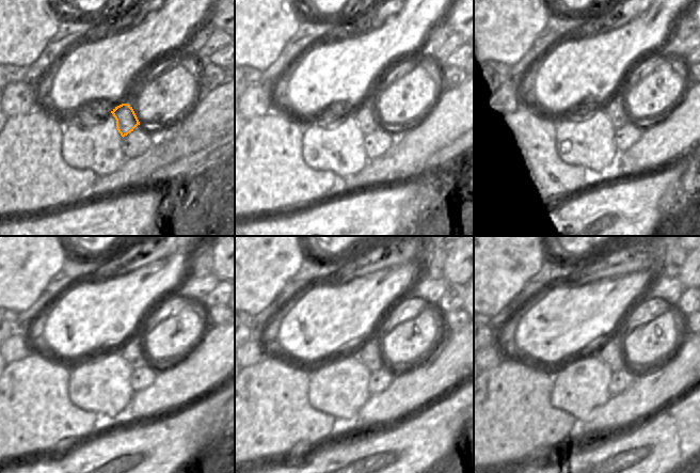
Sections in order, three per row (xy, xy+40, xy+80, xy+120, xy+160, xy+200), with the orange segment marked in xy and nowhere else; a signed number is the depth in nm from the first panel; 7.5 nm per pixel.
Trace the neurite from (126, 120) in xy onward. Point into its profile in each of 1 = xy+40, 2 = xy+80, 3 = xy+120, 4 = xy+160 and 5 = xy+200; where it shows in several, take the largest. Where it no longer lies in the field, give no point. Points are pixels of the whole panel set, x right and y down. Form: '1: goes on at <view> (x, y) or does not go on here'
1: goes on at xy+40 (368, 117)
2: goes on at xy+80 (613, 109)
3: goes on at xy+120 (131, 351)
4: goes on at xy+160 (370, 353)
5: goes on at xy+200 (610, 352)

